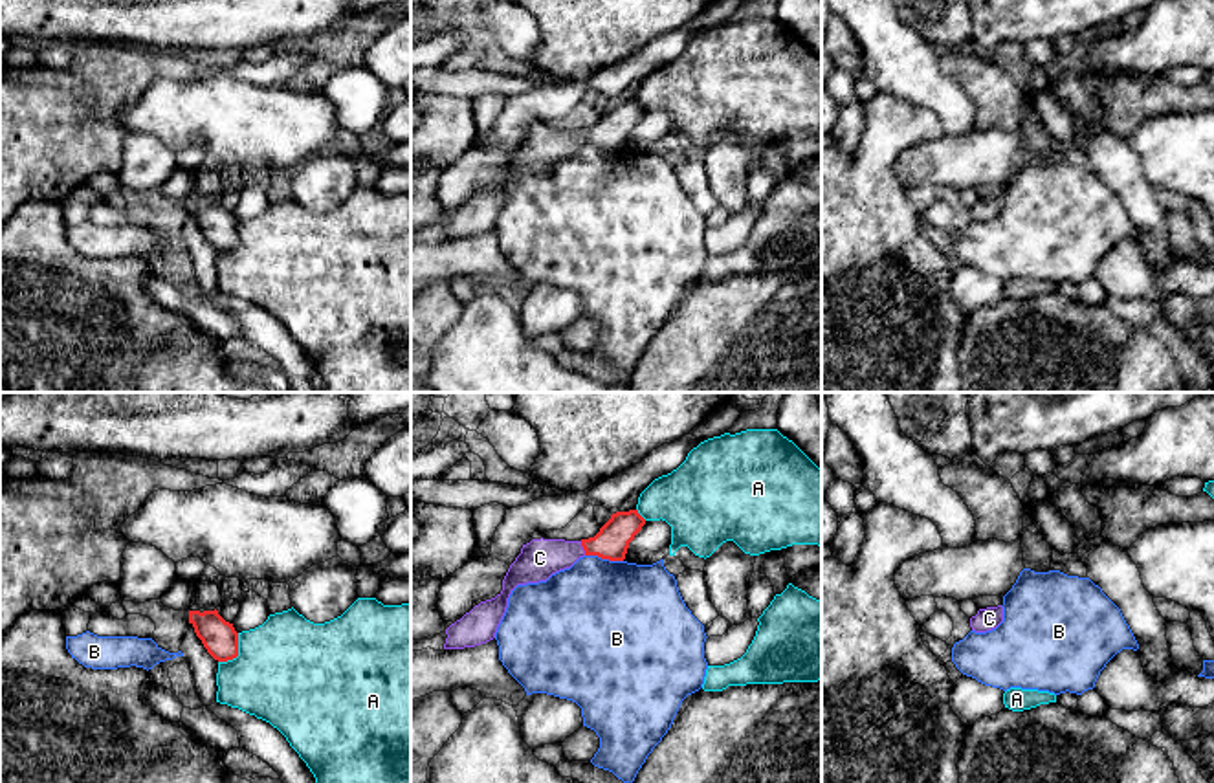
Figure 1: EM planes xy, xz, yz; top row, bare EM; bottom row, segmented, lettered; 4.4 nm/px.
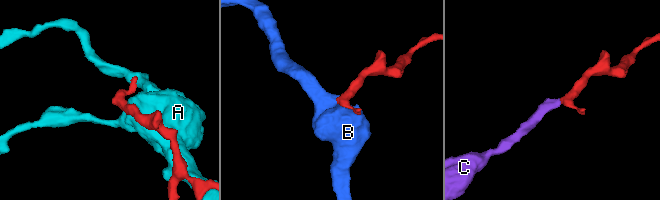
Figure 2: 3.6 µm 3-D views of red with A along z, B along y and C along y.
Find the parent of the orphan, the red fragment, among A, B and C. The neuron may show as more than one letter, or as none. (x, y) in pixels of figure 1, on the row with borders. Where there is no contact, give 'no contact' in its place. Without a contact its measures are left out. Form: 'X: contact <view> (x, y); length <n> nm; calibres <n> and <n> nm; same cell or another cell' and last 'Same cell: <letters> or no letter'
A: contact xy (237, 653); length 160 nm; calibres 160 and 480 nm; another cell
B: contact xz (604, 558); length 170 nm; calibres 150 and 480 nm; another cell
C: contact xz (584, 549); length 70 nm; calibres 150 and 170 nm; same cell
Same cell: C

